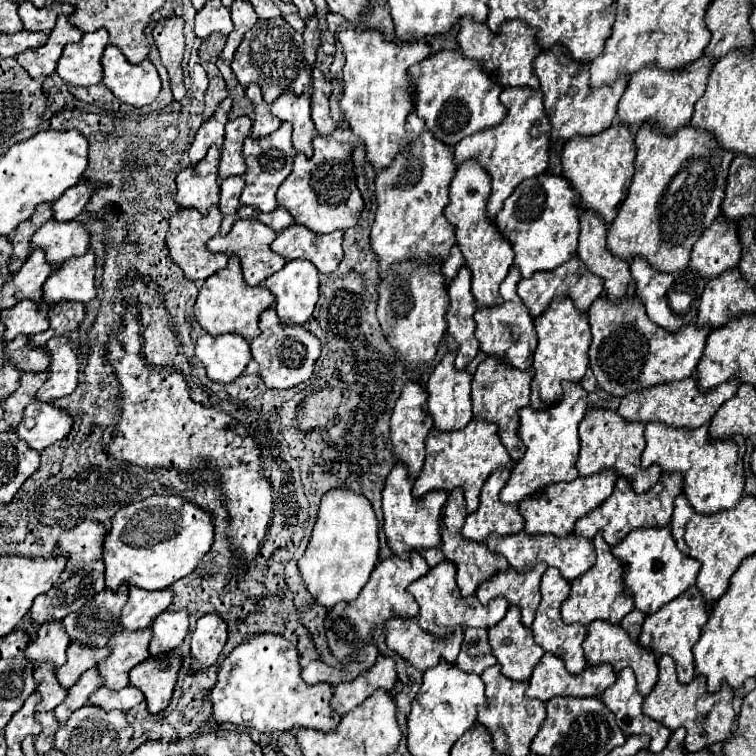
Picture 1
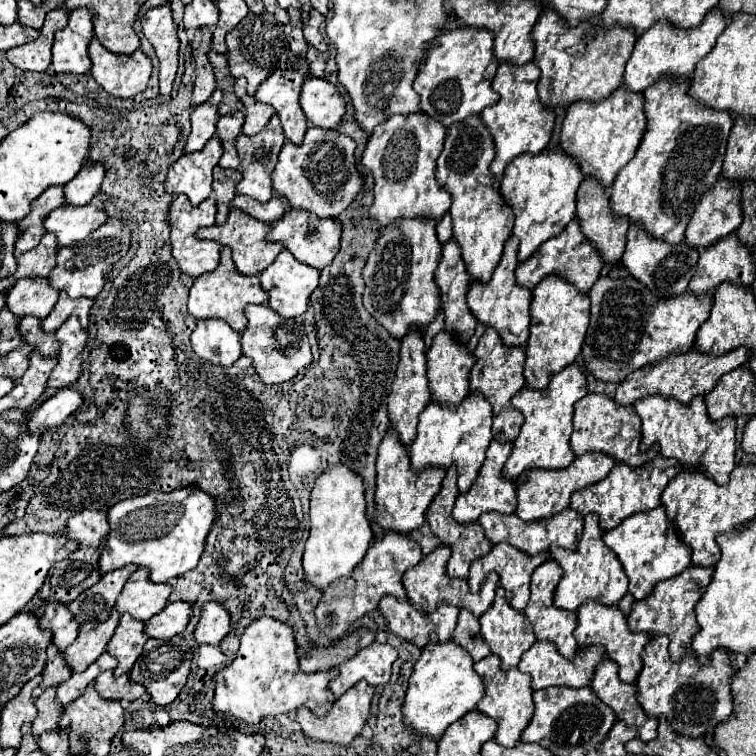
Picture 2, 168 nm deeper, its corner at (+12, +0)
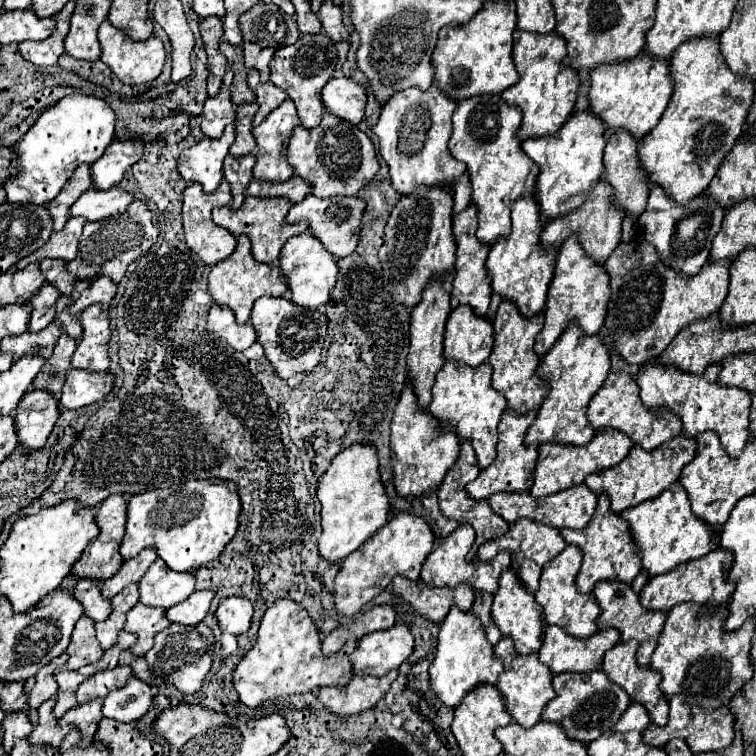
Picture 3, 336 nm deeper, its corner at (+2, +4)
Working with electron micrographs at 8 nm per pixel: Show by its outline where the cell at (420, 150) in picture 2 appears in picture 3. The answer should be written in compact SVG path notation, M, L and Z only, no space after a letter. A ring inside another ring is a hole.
M434 85L428 91L408 87L382 105L380 119L372 131L380 139L380 155L390 165L390 179L400 195L414 191L418 185L454 185L454 179L466 171L466 165L458 163L448 151L454 109L456 103L446 99Z

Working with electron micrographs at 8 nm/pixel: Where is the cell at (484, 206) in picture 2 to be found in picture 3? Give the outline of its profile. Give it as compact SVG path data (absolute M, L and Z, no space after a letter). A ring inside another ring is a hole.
M478 95L474 99L464 99L458 103L454 117L454 133L448 143L450 153L468 165L472 179L472 203L478 207L480 227L476 237L482 243L492 245L500 237L510 233L510 207L522 197L534 193L534 179L538 177L538 167L522 155L518 127L522 125L522 111L506 105L500 95Z

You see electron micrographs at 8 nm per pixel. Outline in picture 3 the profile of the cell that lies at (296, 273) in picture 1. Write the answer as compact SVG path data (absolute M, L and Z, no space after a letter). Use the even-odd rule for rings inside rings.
M310 231L294 235L286 241L286 245L282 247L282 255L280 255L280 269L290 285L292 303L298 303L300 307L310 307L310 309L316 309L330 299L330 291L338 277L336 257L330 255L322 247L322 243L318 243L318 239L310 235Z

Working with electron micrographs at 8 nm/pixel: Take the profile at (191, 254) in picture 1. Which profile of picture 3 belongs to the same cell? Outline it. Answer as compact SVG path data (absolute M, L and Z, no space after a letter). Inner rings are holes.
M226 179L220 183L220 187L212 195L206 195L202 191L200 183L192 183L192 185L188 185L184 189L184 207L182 207L182 215L184 215L184 239L186 239L188 247L192 251L196 251L200 255L200 259L206 261L208 265L216 265L216 263L224 261L236 249L236 237L230 231L218 227L212 221L212 215L210 215L210 211L214 207L228 205L228 203L230 203L230 185L226 183Z

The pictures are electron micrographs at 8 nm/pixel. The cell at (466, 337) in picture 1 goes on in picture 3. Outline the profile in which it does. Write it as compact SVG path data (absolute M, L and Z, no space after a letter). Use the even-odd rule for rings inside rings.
M466 207L458 215L454 215L454 237L456 237L456 277L454 277L454 291L452 295L458 299L458 303L466 303L474 307L476 315L486 315L488 303L490 303L490 279L486 279L486 257L490 247L482 247L478 243L474 231L478 229L478 215L474 215L474 207Z

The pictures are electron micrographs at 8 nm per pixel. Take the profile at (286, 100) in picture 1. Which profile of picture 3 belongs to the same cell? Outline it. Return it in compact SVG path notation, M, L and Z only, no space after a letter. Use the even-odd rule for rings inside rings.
M320 31L316 35L300 35L294 45L280 47L276 51L274 59L270 61L270 69L272 69L270 81L276 87L284 89L288 93L288 97L296 103L300 123L306 129L314 129L320 125L320 117L324 113L324 103L322 103L320 91L328 83L328 79L334 75L336 61L338 61L336 43L324 31Z

